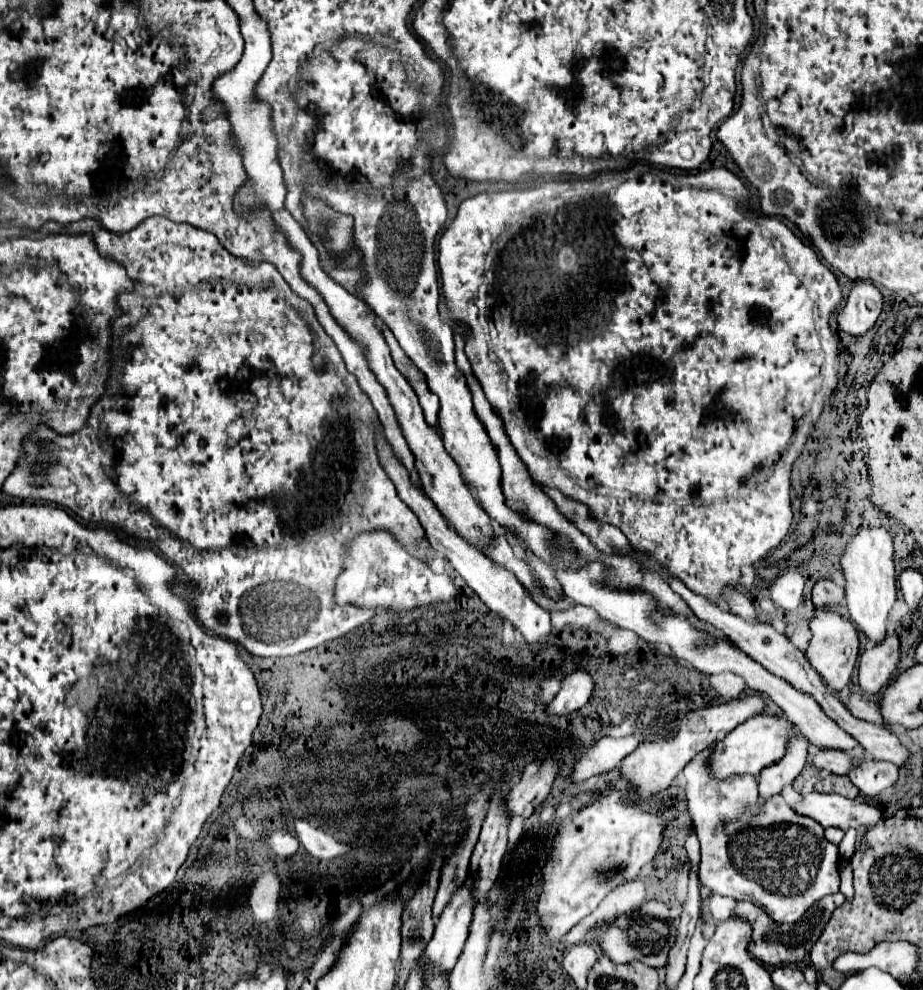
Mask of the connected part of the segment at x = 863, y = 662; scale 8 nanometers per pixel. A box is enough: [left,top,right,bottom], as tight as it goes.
[858,635,900,693]

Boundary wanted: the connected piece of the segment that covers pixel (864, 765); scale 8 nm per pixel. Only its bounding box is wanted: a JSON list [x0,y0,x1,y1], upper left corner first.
[848,759,898,797]

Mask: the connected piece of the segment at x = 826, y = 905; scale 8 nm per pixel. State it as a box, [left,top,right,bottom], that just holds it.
[732,895,844,967]

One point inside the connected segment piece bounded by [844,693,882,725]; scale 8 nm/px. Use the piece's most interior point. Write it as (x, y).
(858, 704)

